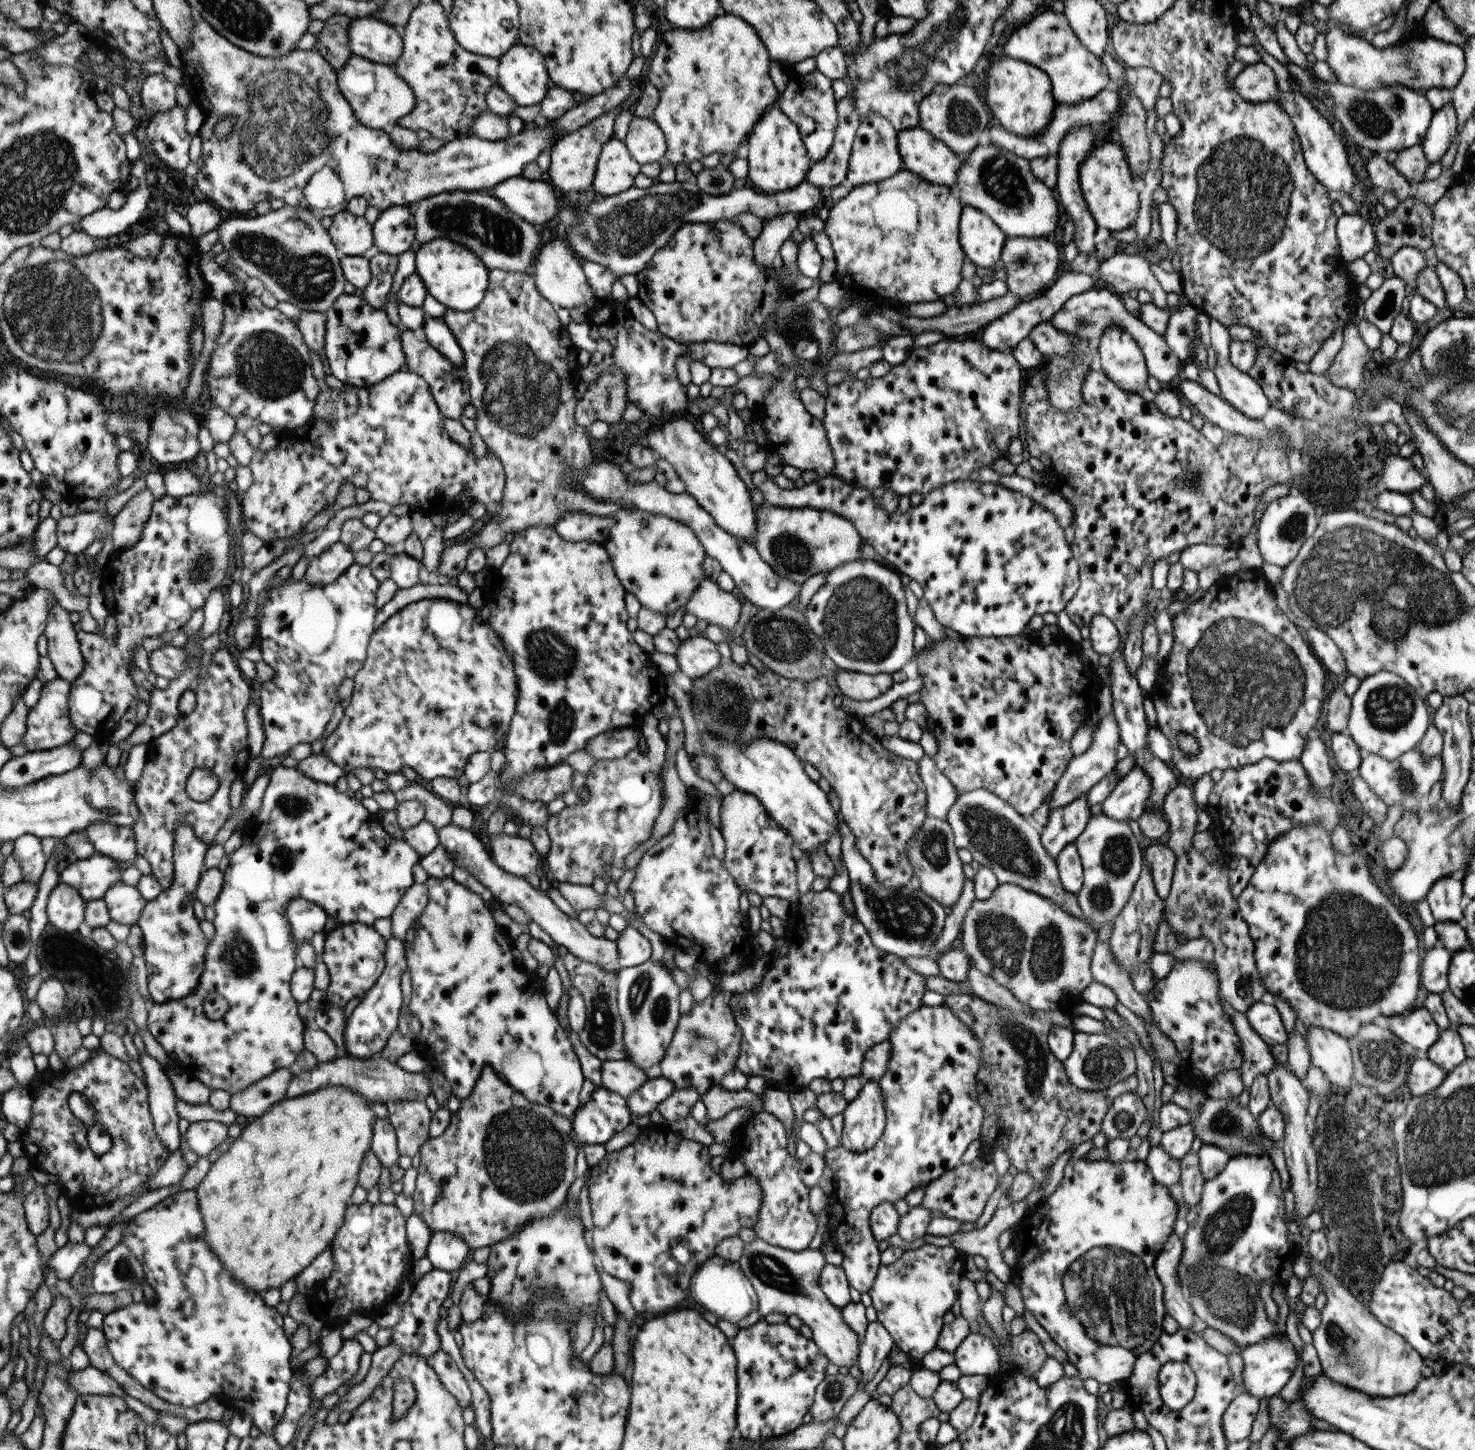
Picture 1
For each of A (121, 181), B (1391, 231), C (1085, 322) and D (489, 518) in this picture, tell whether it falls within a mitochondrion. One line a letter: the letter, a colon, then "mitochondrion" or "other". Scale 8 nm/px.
A: other
B: other
C: mitochondrion
D: other

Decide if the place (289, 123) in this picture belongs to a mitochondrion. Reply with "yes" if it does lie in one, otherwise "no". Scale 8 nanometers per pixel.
yes

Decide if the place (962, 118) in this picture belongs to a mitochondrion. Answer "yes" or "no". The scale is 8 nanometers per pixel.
yes

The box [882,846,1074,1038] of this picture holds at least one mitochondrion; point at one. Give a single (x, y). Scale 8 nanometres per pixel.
(1010, 950)

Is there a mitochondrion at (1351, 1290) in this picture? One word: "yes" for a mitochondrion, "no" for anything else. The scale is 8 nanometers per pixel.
no

